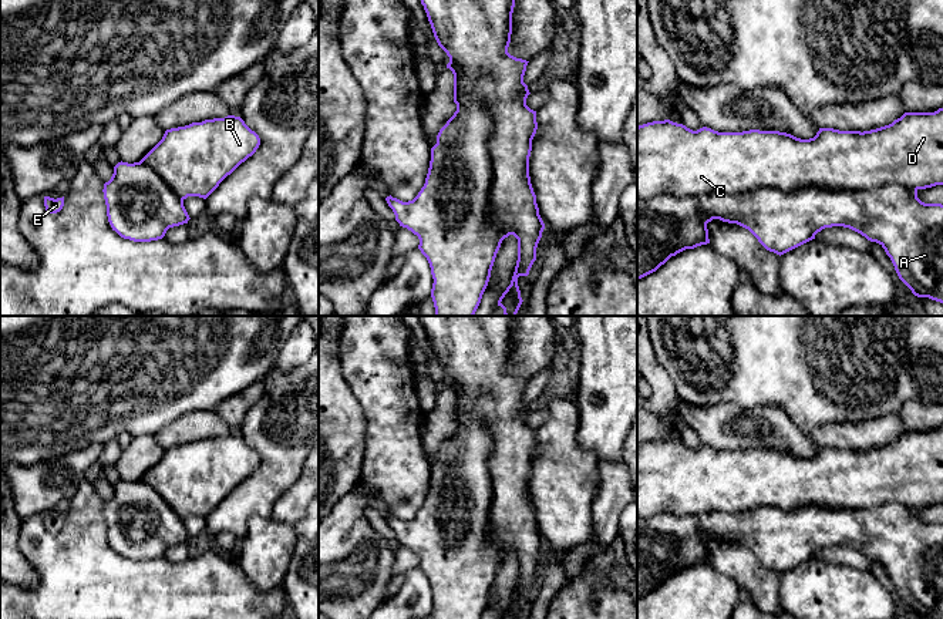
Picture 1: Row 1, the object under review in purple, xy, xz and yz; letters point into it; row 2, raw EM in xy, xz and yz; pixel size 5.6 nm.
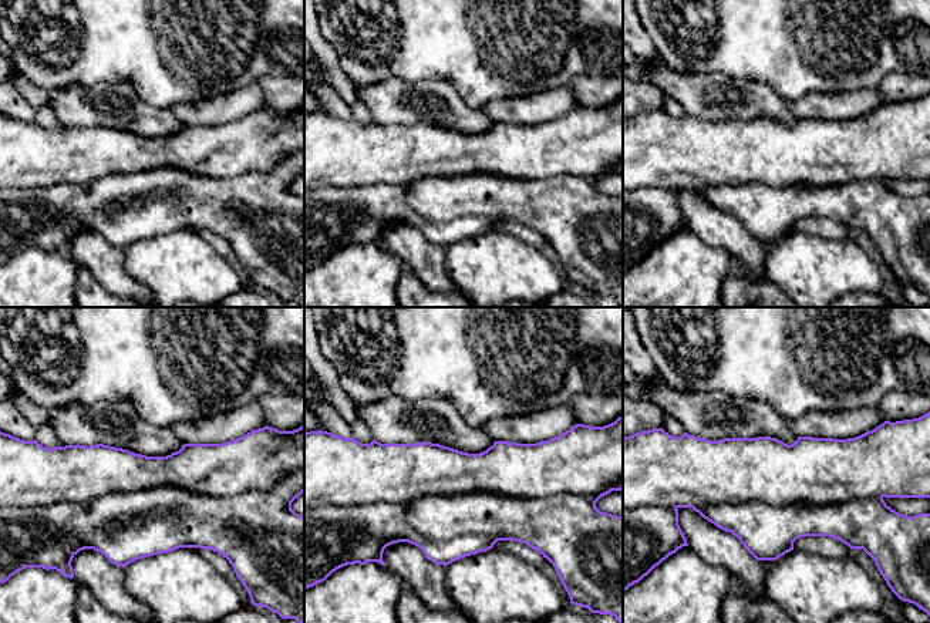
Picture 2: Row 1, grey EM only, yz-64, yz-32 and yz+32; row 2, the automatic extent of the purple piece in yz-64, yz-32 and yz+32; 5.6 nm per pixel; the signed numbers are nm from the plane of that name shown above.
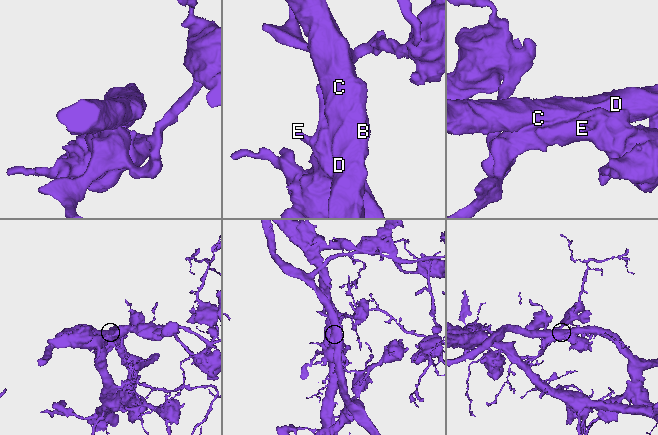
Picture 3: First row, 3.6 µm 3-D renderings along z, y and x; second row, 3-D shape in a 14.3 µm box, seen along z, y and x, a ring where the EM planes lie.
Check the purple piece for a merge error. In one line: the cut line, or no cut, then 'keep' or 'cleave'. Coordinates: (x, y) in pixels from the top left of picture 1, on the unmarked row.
cut in yz along (916, 507), (755, 507), (741, 512), (653, 514), (637, 518); cleave

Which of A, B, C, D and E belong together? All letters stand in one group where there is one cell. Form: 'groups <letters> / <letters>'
groups A E / B C D

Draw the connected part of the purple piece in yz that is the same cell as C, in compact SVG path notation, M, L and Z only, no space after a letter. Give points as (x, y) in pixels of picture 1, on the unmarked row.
M943 427L905 431L889 444L863 451L819 447L809 458L779 450L718 451L707 445L693 450L670 438L637 445L637 518L742 512L758 507L865 509L883 504L909 508L943 504Z

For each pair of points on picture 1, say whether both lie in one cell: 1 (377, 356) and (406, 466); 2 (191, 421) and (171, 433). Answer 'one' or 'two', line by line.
1: one
2: one

